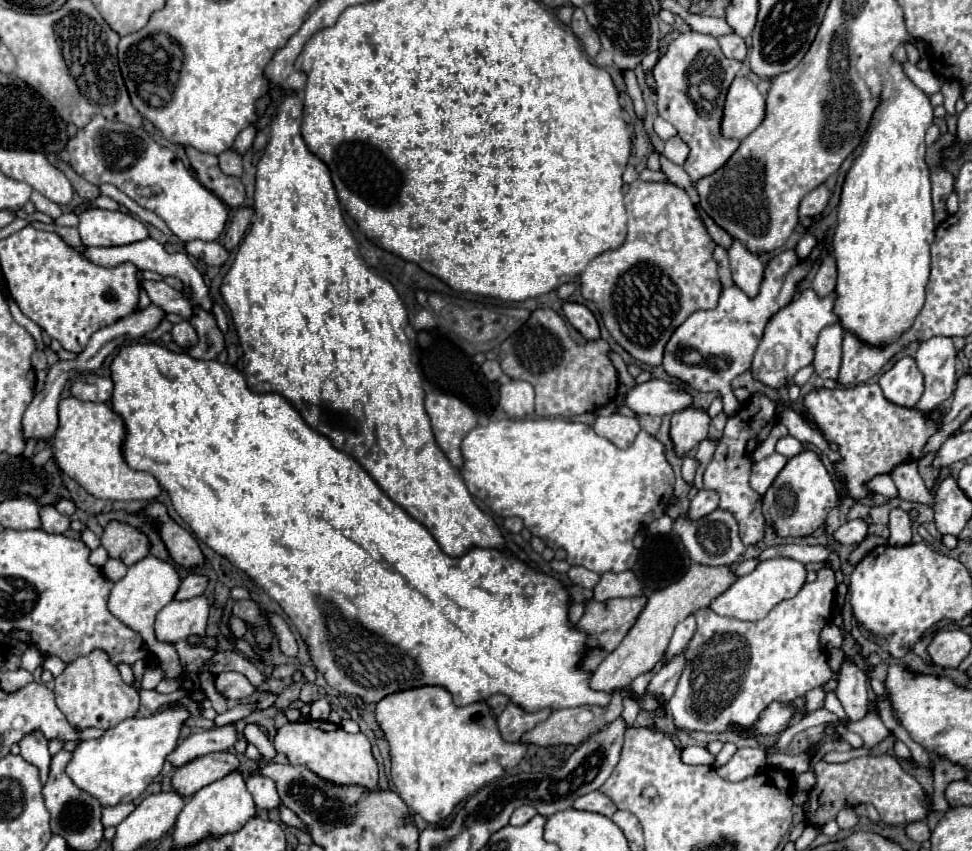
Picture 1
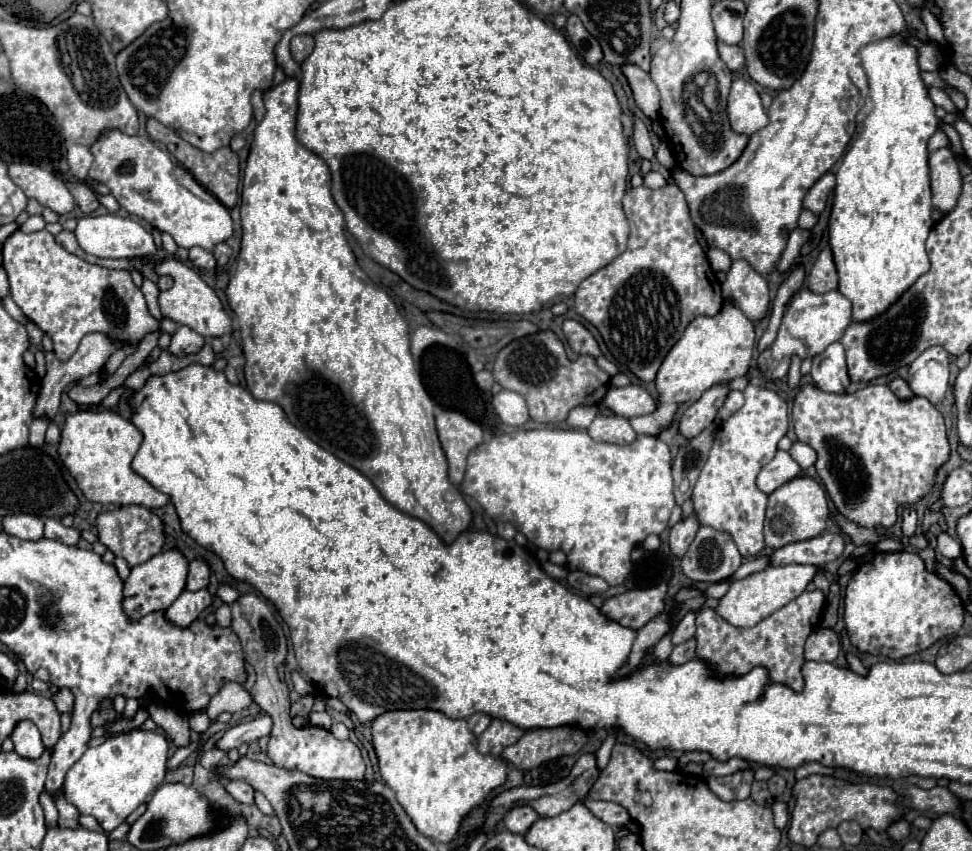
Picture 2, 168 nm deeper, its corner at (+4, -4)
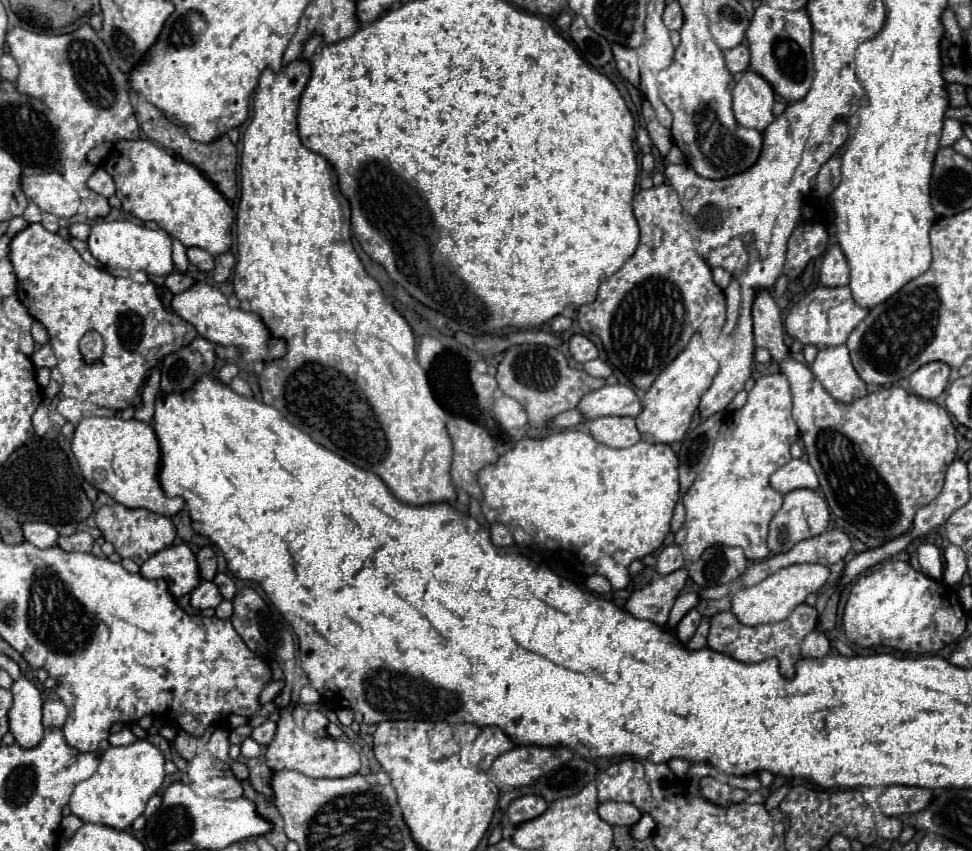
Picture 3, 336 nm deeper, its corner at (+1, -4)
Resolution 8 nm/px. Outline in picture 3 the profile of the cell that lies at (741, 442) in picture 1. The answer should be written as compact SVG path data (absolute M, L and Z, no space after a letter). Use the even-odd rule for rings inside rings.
M770 374L758 378L748 392L748 402L732 414L726 432L716 438L706 468L682 496L688 532L684 554L688 560L698 560L712 544L740 546L750 562L770 554L766 546L768 524L780 510L784 496L770 488L768 478L790 460L790 446L796 438L798 426L792 418L792 394L786 376Z

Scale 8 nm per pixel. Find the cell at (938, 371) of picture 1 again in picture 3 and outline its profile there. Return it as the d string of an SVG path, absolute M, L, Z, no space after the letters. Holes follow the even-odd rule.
M930 362L918 368L910 376L910 386L912 390L922 396L922 398L938 398L946 386L948 386L948 376L950 376L950 366L942 362Z

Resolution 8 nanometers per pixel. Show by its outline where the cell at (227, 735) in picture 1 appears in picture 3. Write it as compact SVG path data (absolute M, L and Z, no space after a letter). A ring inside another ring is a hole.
M266 720L264 724L252 730L252 740L256 740L258 744L270 744L274 734L276 734L276 724L272 720Z

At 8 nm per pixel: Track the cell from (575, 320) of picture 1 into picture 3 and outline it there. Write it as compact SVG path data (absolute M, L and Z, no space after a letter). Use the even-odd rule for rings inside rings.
M574 334L572 338L570 338L570 354L574 356L574 360L578 360L578 362L588 362L588 360L592 360L592 358L596 358L598 356L598 348L596 348L596 344L592 342L592 340L588 340L586 336L582 336L582 334Z

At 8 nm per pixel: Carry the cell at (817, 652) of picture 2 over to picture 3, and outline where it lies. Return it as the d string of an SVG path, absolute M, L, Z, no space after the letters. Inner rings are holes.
M814 630L810 632L804 642L802 642L802 658L818 658L818 656L828 656L832 650L830 640L826 638L826 634Z

